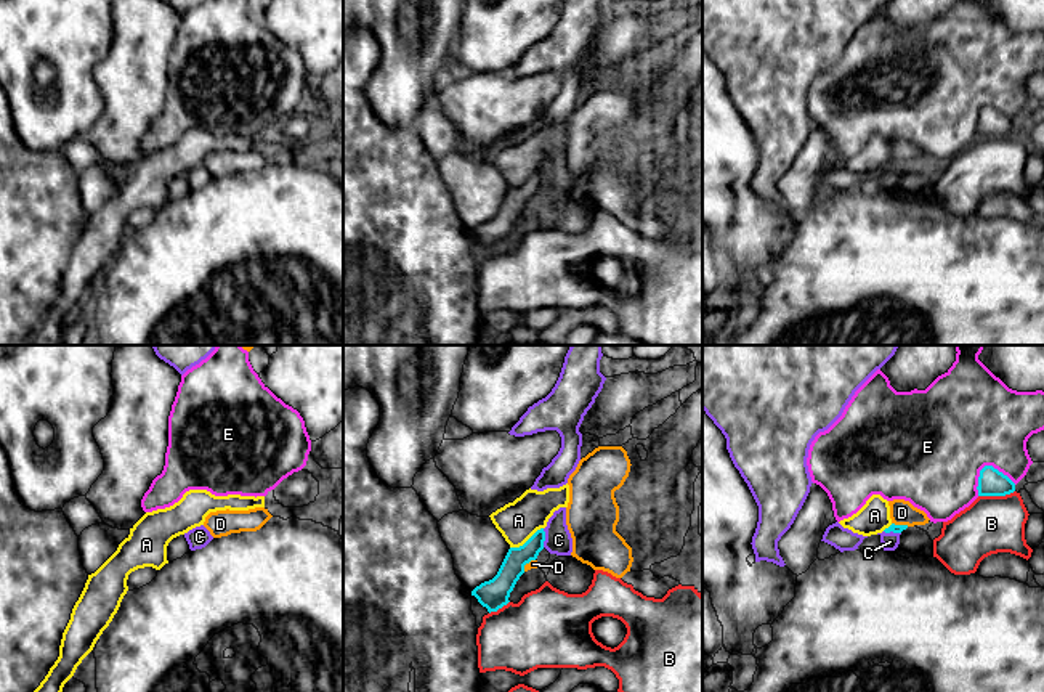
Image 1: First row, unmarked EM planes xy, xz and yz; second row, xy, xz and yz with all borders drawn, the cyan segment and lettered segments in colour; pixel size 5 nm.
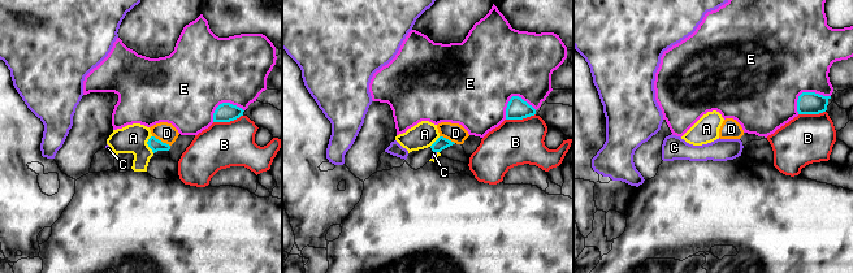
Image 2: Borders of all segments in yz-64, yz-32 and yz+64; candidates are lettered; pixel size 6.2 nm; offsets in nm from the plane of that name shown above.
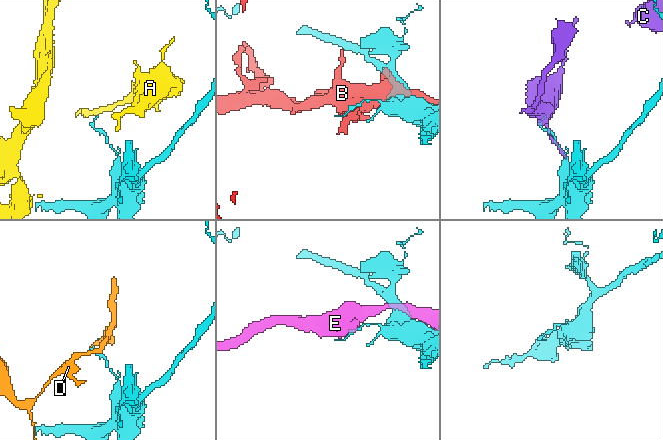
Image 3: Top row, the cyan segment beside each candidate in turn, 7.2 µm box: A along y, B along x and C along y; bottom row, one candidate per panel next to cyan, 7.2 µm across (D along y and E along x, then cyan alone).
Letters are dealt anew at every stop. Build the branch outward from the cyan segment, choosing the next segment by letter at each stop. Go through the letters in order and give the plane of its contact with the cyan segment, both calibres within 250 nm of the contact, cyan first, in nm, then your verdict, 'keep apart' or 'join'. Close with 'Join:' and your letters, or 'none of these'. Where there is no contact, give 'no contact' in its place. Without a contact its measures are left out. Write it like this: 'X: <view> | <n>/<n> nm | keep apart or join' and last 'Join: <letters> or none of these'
A: xz | 120/200 nm | keep apart
B: yz | 140/280 nm | keep apart
C: xz | 120/130 nm | keep apart
D: xz | 150/50 nm | keep apart
E: yz | 140/480 nm | keep apart
Join: none of these

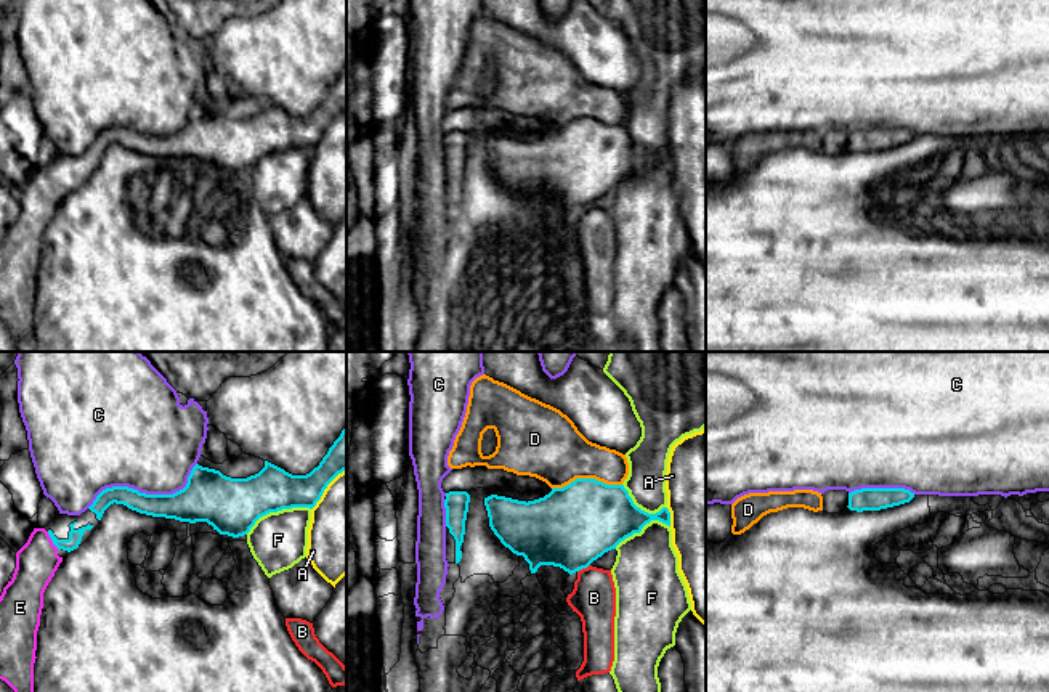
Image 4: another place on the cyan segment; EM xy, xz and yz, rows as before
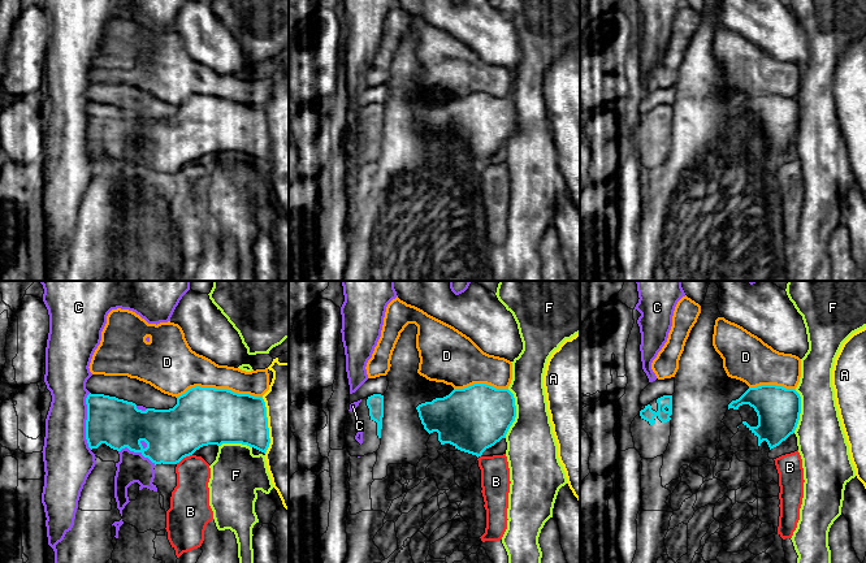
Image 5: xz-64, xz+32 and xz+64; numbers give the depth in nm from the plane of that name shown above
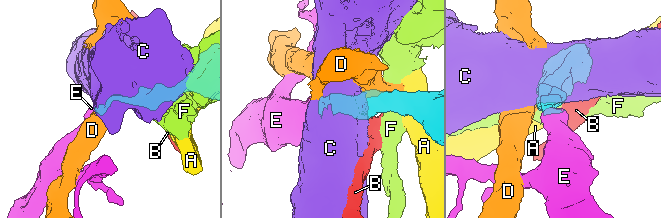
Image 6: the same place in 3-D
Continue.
A: xz | 200/400 nm | keep apart
B: xz | 400/220 nm | keep apart
C: xy | 180/480 nm | keep apart
D: xz | 400/340 nm | keep apart
E: xy | 70/200 nm | join
F: xy | 280/280 nm | keep apart
Join: E

